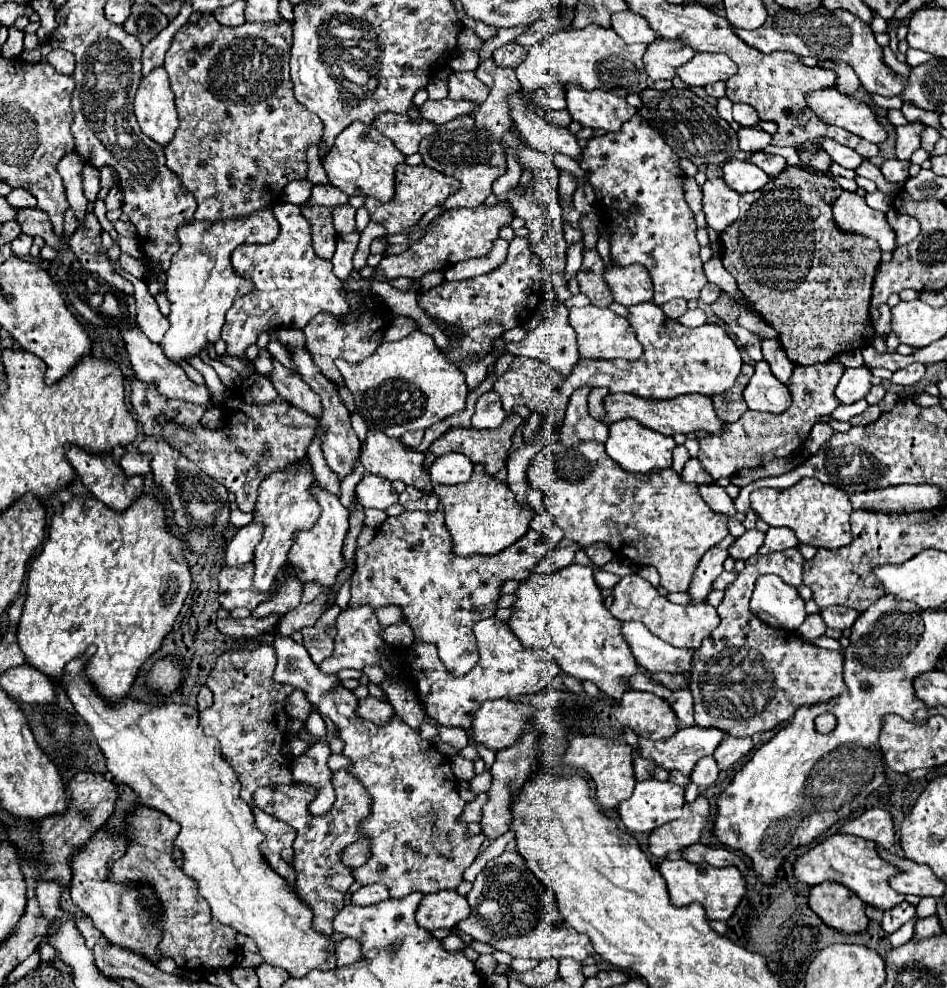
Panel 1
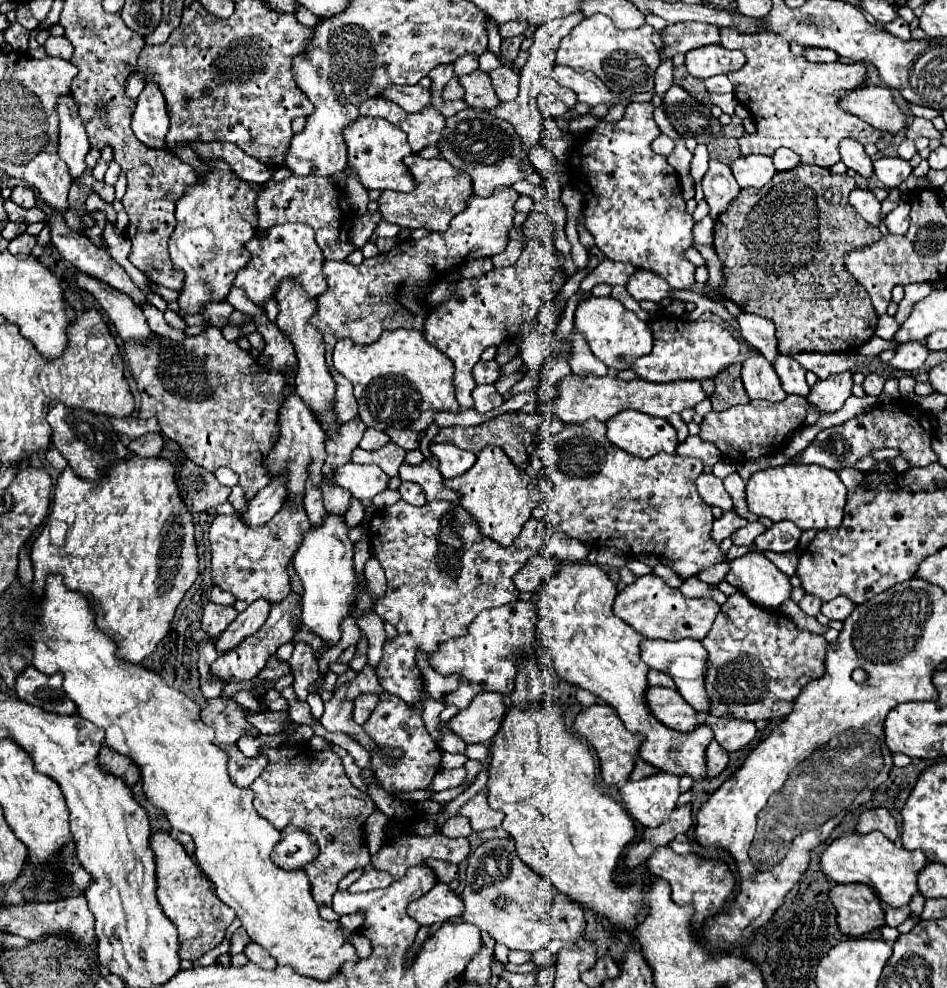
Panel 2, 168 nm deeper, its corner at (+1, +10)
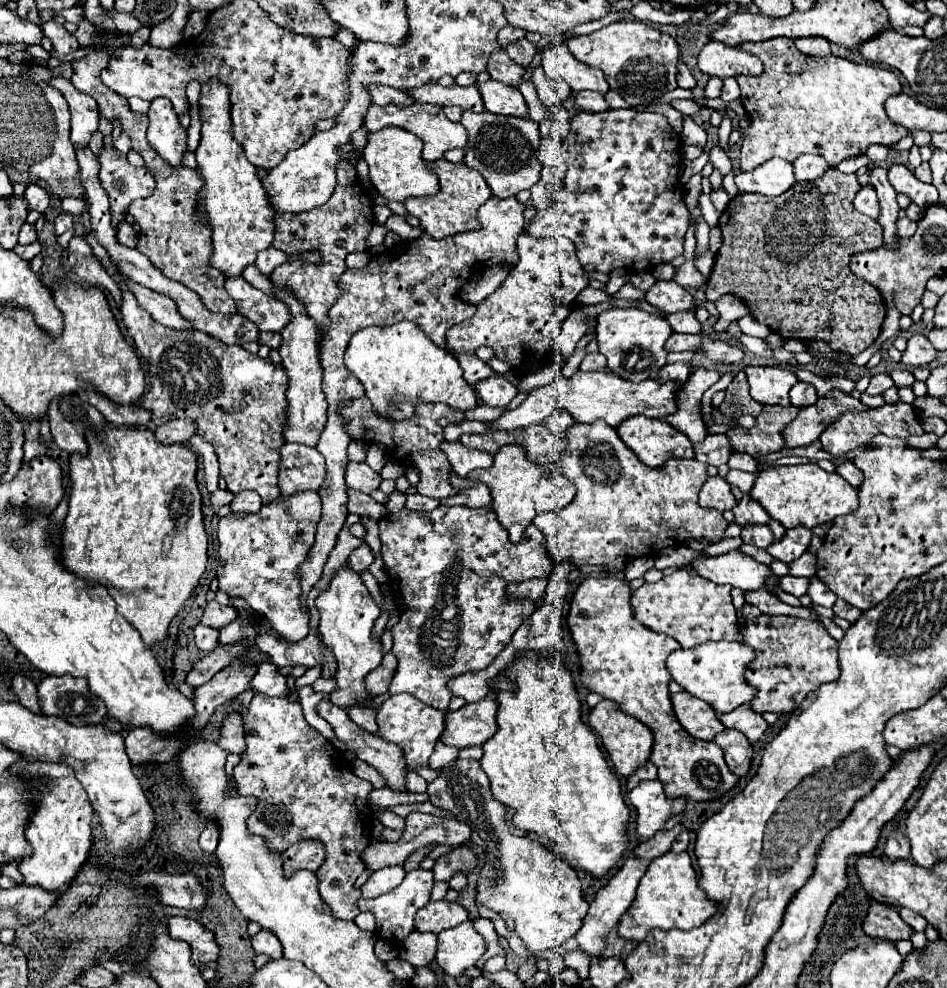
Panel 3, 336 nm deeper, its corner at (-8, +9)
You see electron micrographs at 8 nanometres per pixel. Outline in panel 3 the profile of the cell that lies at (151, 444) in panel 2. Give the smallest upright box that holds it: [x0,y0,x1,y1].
[154,419,196,445]

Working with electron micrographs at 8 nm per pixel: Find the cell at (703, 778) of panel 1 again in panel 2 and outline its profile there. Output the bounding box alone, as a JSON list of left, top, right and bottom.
[707,740,729,778]

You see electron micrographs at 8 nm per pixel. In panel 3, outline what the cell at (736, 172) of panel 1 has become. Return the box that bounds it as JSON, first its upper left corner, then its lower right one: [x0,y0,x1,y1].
[736,159,796,195]

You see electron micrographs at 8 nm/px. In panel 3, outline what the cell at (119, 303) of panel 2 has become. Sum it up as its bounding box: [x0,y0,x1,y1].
[68,237,122,305]

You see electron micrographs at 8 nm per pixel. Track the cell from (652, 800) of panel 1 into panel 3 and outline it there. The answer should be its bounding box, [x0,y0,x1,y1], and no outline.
[630,779,672,839]

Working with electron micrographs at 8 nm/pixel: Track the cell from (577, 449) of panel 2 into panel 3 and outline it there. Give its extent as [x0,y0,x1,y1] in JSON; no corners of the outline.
[532,421,726,571]

